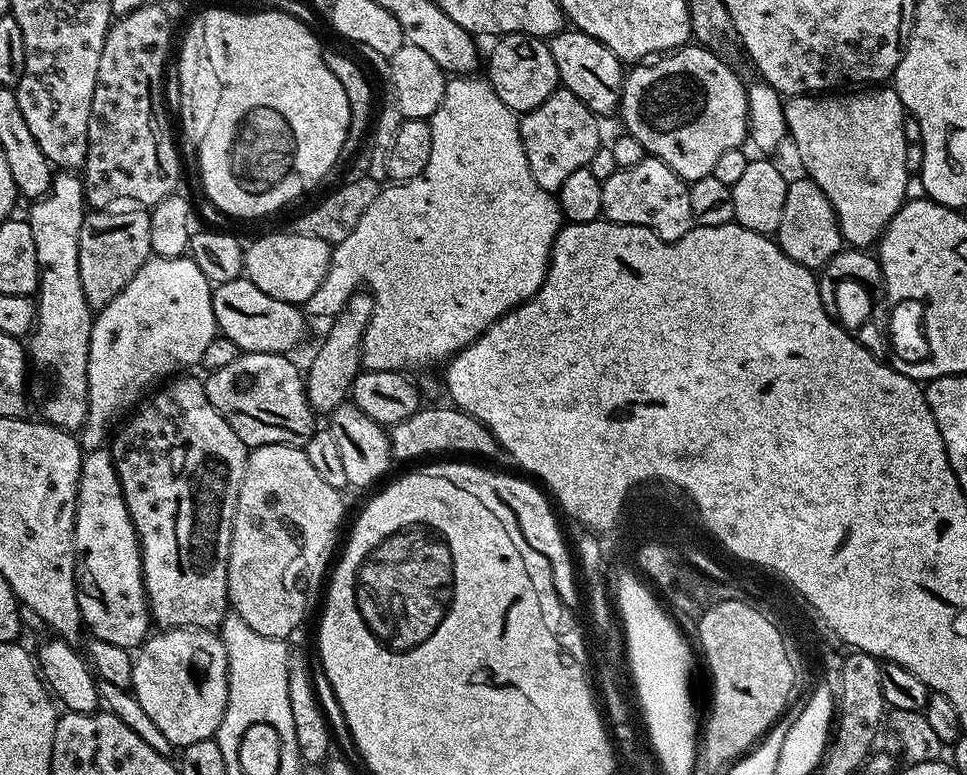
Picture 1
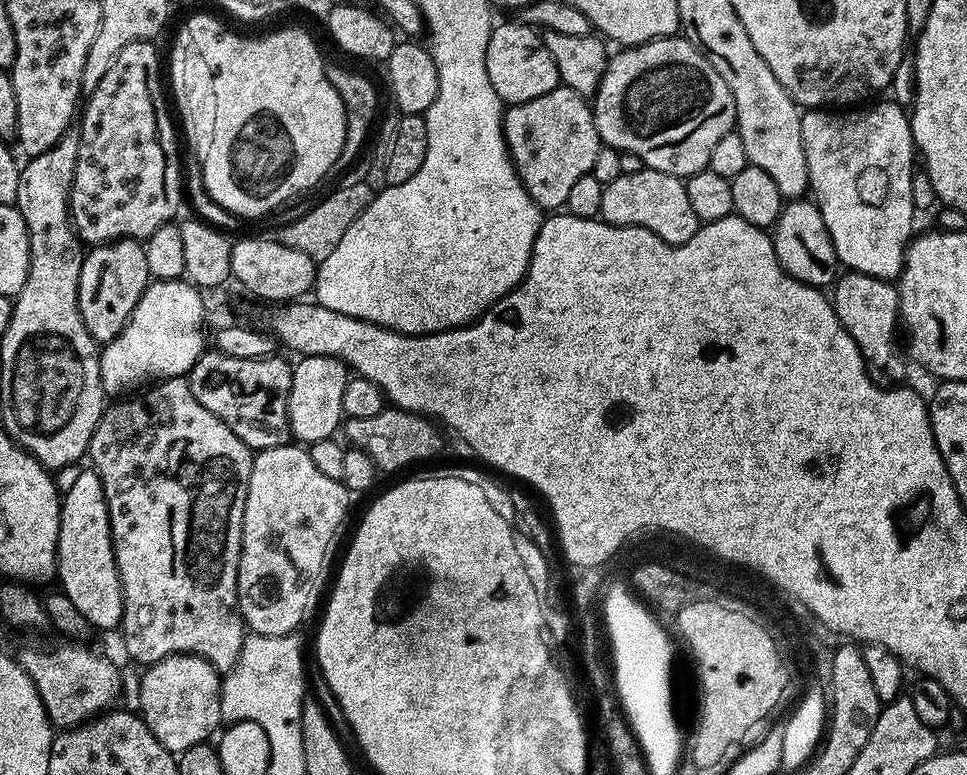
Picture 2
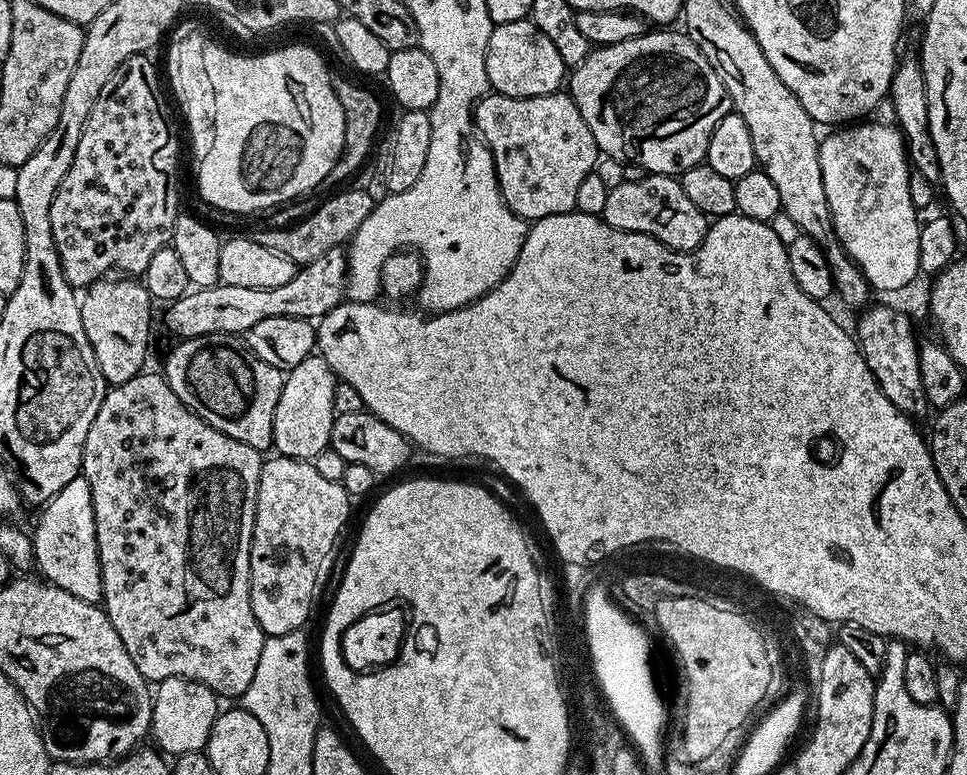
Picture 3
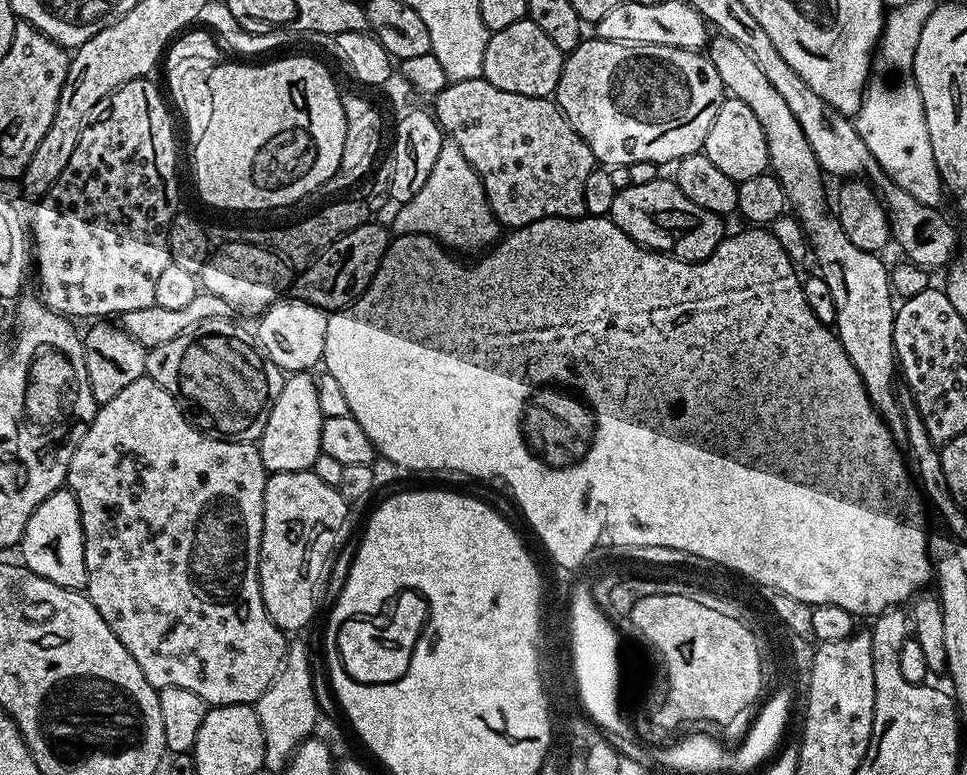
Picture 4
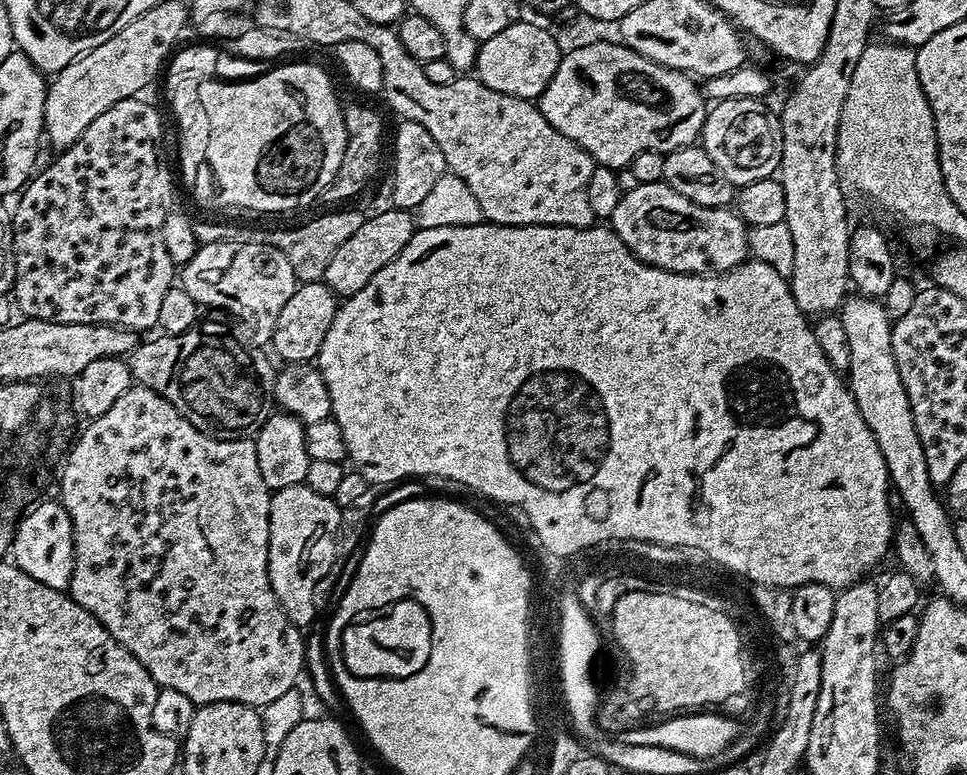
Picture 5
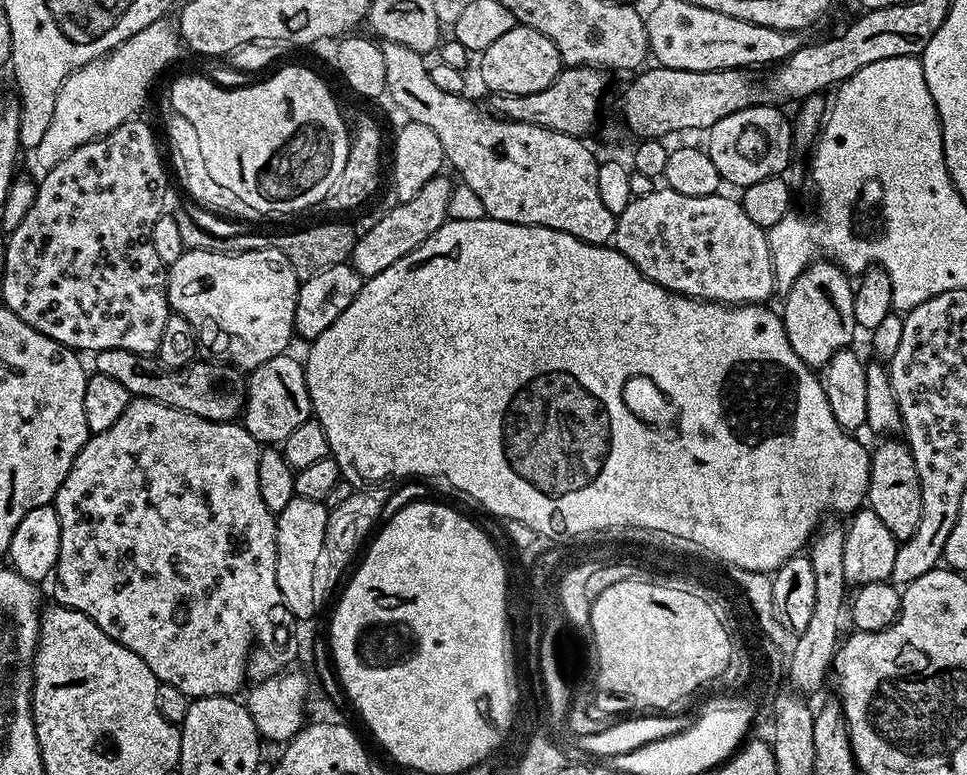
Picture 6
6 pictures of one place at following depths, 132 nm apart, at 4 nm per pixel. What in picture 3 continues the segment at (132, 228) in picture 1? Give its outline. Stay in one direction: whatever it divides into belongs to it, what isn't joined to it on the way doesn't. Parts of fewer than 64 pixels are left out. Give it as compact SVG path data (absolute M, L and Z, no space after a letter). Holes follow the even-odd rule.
M136 278L97 280L83 293L80 300L82 330L86 330L86 338L90 338L98 366L109 385L121 384L145 371L144 359L148 356L148 339L152 336L152 307L152 295Z

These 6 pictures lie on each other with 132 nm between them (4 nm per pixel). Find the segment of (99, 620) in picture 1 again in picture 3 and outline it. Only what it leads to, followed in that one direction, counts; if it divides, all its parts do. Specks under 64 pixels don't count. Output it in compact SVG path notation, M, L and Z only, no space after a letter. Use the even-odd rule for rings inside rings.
M83 474L74 477L70 482L66 482L66 486L62 486L62 490L58 490L58 494L49 498L41 512L44 513L36 524L36 532L31 533L39 575L47 583L74 594L74 598L82 598L82 602L100 604L104 591L90 482L86 482Z

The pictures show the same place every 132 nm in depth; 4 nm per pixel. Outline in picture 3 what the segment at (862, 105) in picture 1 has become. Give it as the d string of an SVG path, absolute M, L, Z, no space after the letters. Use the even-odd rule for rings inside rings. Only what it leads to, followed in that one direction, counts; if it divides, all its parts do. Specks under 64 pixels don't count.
M856 122L851 126L840 126L832 132L828 137L820 140L820 165L822 166L822 186L826 186L826 202L830 206L830 218L832 219L832 228L836 232L836 237L840 239L840 245L846 250L846 254L854 261L862 270L862 274L868 280L869 289L880 292L900 292L915 276L921 275L920 255L918 254L918 234L922 223L921 217L918 215L916 203L910 198L910 163L908 151L905 148L905 141L898 127L888 122L875 122L876 124L868 124L872 122Z

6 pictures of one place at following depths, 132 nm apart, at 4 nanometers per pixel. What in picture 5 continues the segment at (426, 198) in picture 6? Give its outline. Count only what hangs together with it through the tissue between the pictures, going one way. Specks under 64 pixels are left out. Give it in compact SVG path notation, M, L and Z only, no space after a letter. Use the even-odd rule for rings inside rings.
M398 207L387 211L386 214L365 219L362 226L358 226L358 230L350 234L350 238L346 238L342 246L338 246L334 258L330 258L330 266L326 266L323 283L340 298L358 294L358 290L362 290L362 286L366 286L366 282L370 282L370 278L374 278L374 274L382 270L382 266L386 266L391 260L398 258L398 254L402 254L402 250L416 233L417 227L415 215Z

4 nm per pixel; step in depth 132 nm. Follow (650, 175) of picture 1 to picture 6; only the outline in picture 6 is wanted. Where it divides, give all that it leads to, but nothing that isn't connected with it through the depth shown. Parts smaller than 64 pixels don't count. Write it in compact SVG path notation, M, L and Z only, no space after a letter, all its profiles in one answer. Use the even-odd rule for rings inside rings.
M667 186L657 187L655 192L646 194L646 198L634 198L622 210L622 214L616 218L616 234L614 237L614 247L620 251L646 278L650 278L658 286L662 286L671 292L677 292L683 296L690 296L694 300L711 300L721 304L733 306L743 306L745 304L764 304L771 298L772 292L777 291L776 279L774 278L774 266L772 265L772 255L768 245L767 231L758 226L746 215L746 210L740 205L739 199L732 200L725 194L715 196L691 196L690 194L678 194L674 189Z

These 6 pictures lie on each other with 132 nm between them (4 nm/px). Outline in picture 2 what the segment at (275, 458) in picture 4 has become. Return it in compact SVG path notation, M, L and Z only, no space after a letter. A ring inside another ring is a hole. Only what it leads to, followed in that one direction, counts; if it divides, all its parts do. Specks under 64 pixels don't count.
M300 356L297 361L292 369L288 399L288 425L292 428L292 436L304 446L319 440L331 440L342 424L342 394L350 379L350 369L334 356Z

